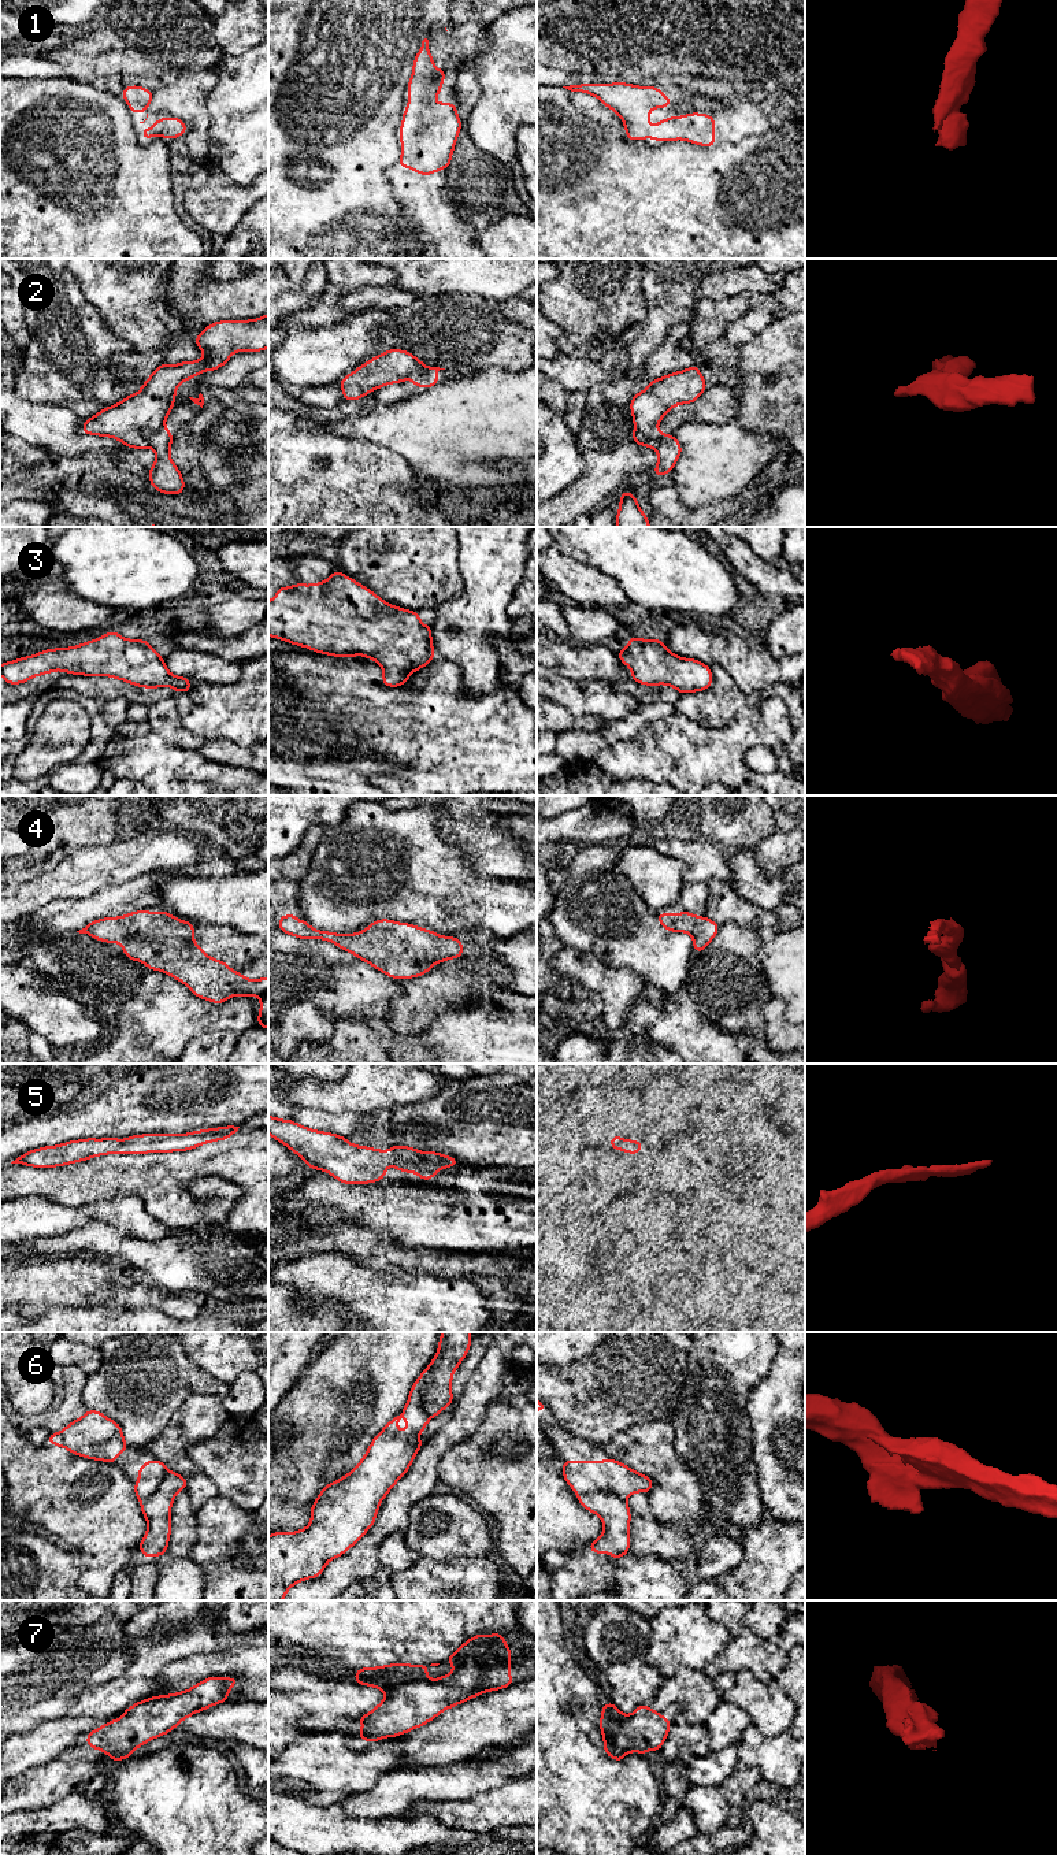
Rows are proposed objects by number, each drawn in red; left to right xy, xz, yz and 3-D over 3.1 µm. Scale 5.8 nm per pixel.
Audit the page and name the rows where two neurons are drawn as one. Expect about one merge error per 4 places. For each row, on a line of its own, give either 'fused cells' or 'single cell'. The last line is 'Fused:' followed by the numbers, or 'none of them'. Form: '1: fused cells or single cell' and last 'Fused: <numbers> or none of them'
1: single cell
2: fused cells
3: single cell
4: single cell
5: single cell
6: fused cells
7: single cell
Fused: 2, 6

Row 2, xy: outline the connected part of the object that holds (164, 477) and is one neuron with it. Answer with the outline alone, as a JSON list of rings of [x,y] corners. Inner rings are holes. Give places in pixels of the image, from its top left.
[[[166,426],[156,431],[145,431],[148,446],[155,450],[156,461],[148,470],[149,482],[155,490],[164,494],[183,494],[185,482],[178,467],[170,457],[174,434]]]

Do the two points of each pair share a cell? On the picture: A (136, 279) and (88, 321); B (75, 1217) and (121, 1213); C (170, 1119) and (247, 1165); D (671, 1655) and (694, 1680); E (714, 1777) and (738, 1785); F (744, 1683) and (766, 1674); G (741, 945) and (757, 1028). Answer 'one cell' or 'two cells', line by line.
A: two cells
B: one cell
C: two cells
D: two cells
E: two cells
F: two cells
G: one cell

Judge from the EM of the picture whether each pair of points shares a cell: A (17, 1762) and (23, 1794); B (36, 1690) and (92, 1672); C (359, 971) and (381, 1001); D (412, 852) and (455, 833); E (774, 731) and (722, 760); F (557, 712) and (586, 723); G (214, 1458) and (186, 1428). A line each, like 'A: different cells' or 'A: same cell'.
A: different cells
B: same cell
C: same cell
D: different cells
E: same cell
F: same cell
G: different cells

